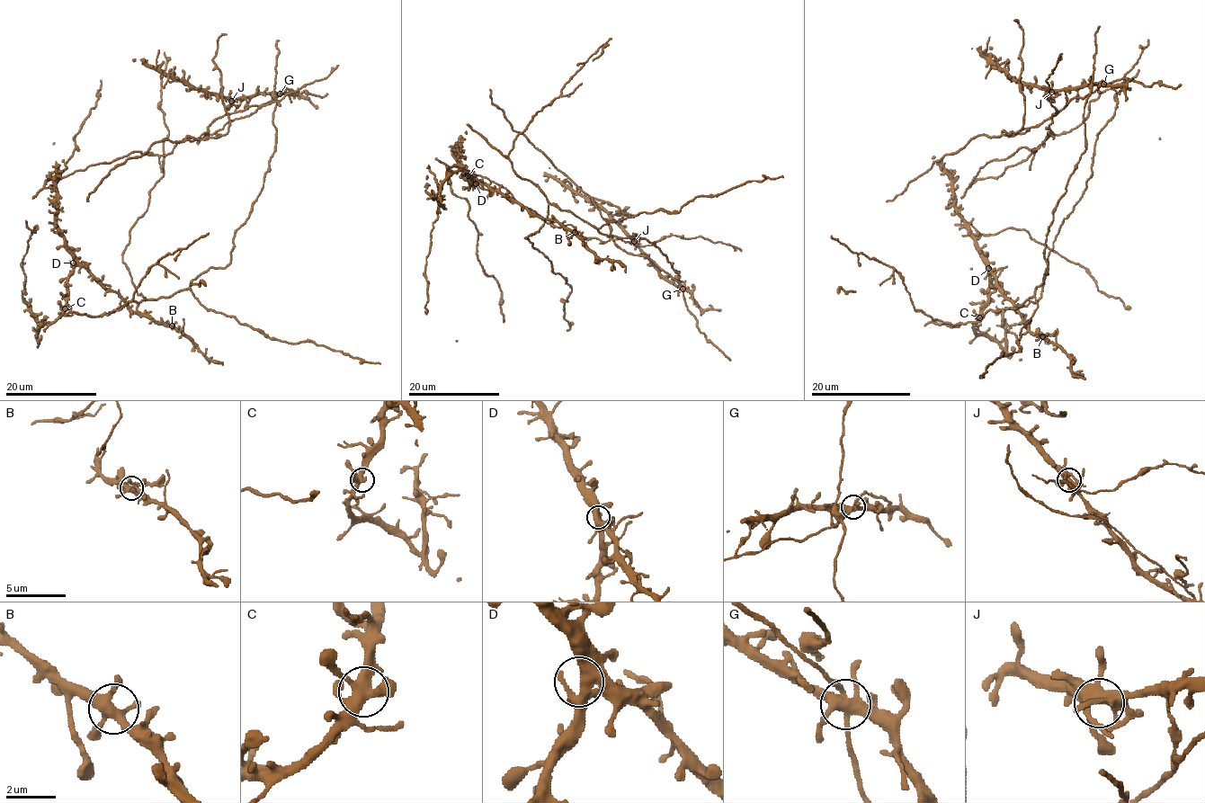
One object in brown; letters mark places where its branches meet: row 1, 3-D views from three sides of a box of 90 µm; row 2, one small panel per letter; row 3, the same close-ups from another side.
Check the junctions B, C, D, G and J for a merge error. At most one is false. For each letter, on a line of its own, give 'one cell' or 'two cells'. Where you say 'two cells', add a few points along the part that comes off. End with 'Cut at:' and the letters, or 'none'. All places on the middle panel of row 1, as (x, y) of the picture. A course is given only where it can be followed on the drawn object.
B: one cell
C: one cell
D: one cell
G: one cell
J: one cell
Cut at: none

